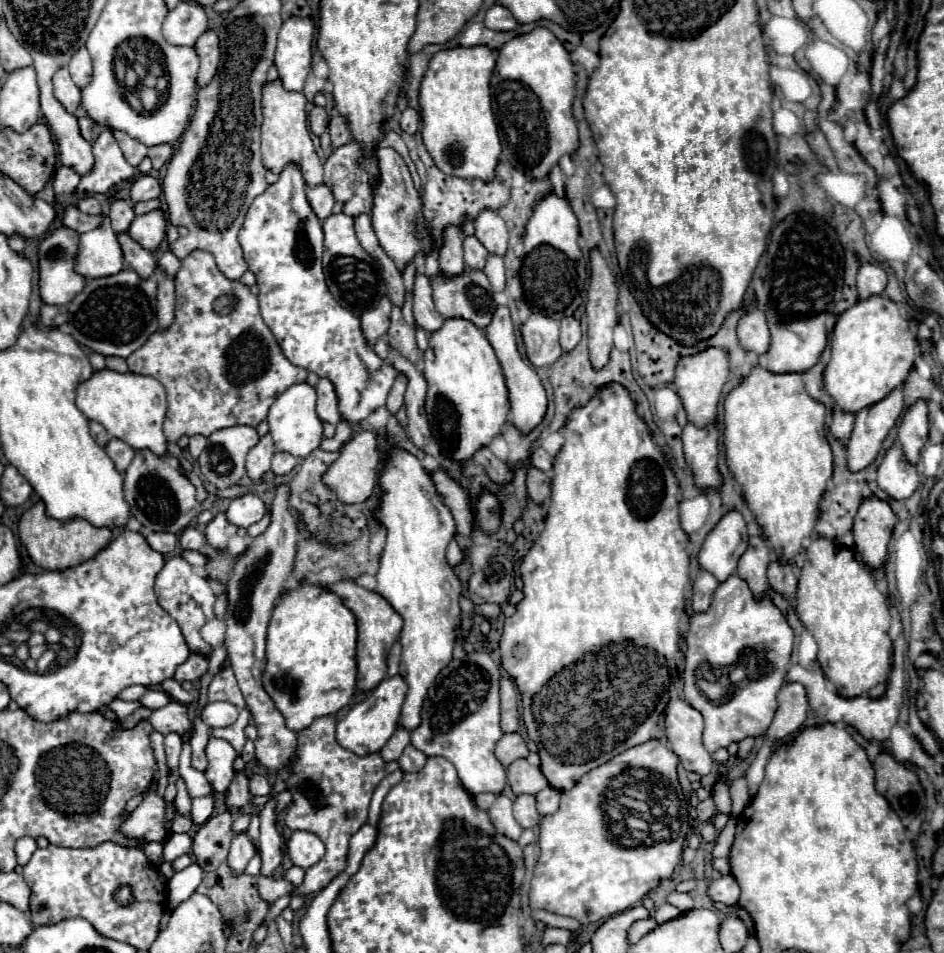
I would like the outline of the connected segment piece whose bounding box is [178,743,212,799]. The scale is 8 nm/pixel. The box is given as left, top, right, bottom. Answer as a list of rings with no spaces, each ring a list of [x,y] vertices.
[[[182,743],[182,755],[180,755],[178,773],[186,781],[188,795],[192,799],[196,799],[196,797],[208,797],[212,793],[212,787],[206,781],[206,777],[200,771],[192,769],[192,765],[190,765],[190,743]]]

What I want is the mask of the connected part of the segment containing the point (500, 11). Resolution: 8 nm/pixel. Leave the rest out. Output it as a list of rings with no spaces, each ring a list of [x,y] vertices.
[[[494,3],[494,5],[486,11],[484,25],[486,25],[488,29],[496,29],[496,31],[510,31],[510,29],[516,29],[518,21],[512,17],[512,13],[510,13],[504,5]]]

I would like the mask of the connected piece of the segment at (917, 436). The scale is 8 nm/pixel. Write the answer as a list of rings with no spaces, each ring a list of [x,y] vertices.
[[[918,399],[902,415],[902,423],[898,427],[898,443],[904,449],[904,455],[908,457],[910,463],[918,461],[926,437],[928,437],[928,403],[926,399]]]

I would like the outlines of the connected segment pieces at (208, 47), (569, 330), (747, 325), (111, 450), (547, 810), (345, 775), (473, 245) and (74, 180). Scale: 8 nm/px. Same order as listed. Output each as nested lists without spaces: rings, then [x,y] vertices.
[[[208,29],[196,41],[194,51],[200,57],[200,69],[198,69],[198,75],[196,75],[196,85],[198,87],[206,87],[212,81],[212,77],[216,75],[216,69],[218,69],[218,63],[220,63],[220,41],[218,41],[218,35],[212,29]]]
[[[568,317],[560,321],[560,345],[564,351],[570,351],[581,340],[581,327],[576,317]]]
[[[756,301],[750,305],[750,309],[738,321],[738,339],[744,349],[754,351],[758,355],[768,351],[768,345],[770,345],[768,323]]]
[[[116,437],[108,441],[106,453],[108,453],[108,457],[114,461],[116,471],[120,471],[120,473],[124,473],[126,467],[128,467],[128,465],[132,463],[132,459],[134,459],[134,449],[132,449],[126,441],[116,439]]]
[[[550,785],[536,795],[536,807],[538,807],[538,811],[540,811],[542,817],[544,817],[544,815],[552,815],[552,813],[558,811],[560,795],[562,795],[562,793],[556,791],[556,789],[550,787]]]
[[[318,717],[310,727],[298,733],[296,763],[290,767],[290,777],[286,781],[286,787],[294,793],[292,805],[286,811],[286,825],[292,831],[312,831],[326,845],[326,855],[316,865],[306,869],[302,885],[292,891],[292,895],[300,897],[318,893],[344,871],[348,839],[366,823],[372,793],[386,775],[384,759],[378,753],[358,757],[336,743],[334,729],[334,717]]]
[[[470,235],[470,237],[464,237],[462,247],[464,247],[464,263],[472,269],[482,269],[488,257],[488,251],[484,251],[484,245],[474,235]]]
[[[58,167],[54,173],[54,191],[56,195],[62,193],[72,193],[80,183],[80,175],[76,175],[76,171],[72,171],[70,167]]]

